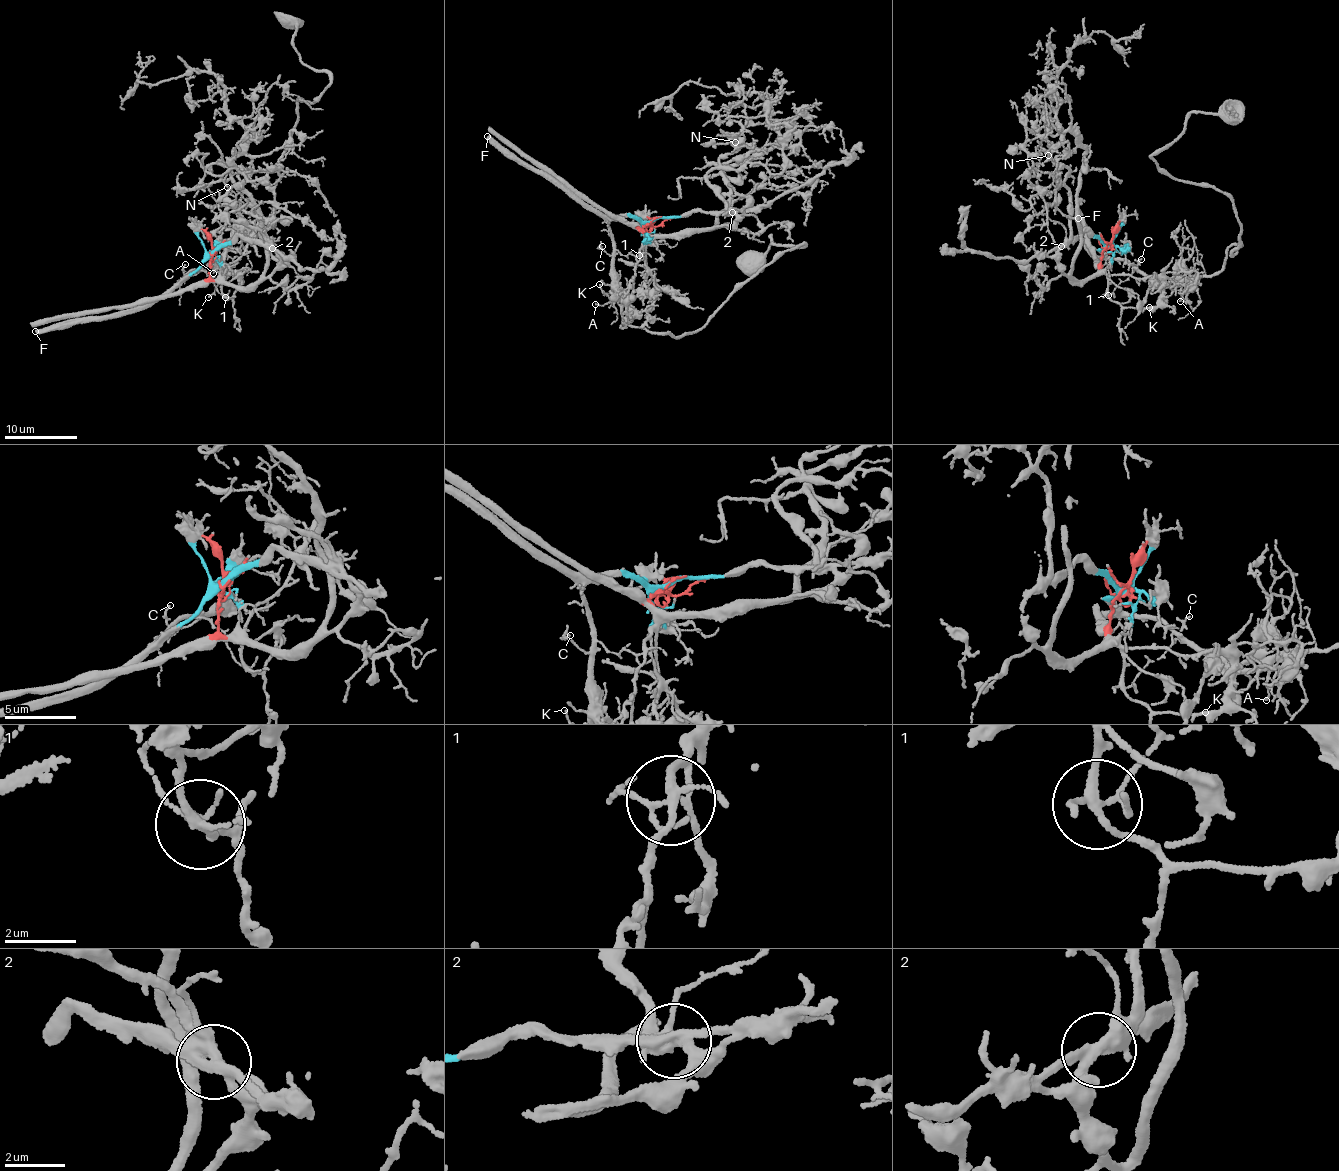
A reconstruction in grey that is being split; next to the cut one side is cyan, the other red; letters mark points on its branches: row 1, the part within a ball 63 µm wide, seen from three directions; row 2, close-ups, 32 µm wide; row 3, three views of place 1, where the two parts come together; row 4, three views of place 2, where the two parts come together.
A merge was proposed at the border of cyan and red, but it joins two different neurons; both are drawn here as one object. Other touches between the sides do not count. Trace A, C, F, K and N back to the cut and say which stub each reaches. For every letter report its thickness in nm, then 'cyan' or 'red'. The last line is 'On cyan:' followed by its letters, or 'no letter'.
A: calibre 120 nm; cyan
C: calibre 130 nm; cyan
F: calibre 500 nm; cyan
K: calibre 90 nm; red
N: calibre 120 nm; red
On cyan: A, C, F

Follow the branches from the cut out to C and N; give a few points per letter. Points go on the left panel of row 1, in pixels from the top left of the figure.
C: (210, 254), (180, 282), (190, 270), (198, 271), (185, 276), (185, 264)
N: (210, 254), (212, 279), (237, 285), (279, 263), (263, 232), (227, 218), (244, 170), (225, 164), (227, 187)

